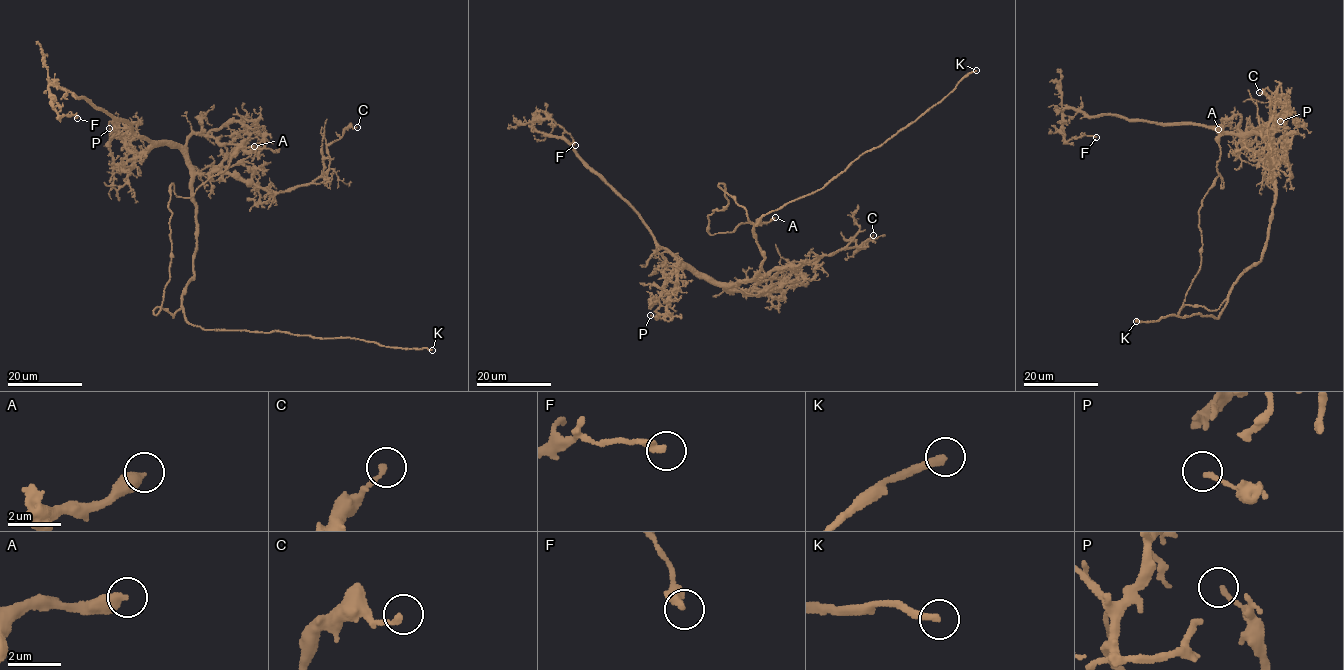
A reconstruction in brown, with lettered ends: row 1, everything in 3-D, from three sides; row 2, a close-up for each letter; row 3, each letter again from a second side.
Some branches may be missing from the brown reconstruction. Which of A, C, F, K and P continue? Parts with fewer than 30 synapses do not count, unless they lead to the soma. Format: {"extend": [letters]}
{"extend": ["K"]}

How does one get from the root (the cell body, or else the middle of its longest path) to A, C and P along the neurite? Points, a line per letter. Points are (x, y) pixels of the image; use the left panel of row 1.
A: (196, 244), (181, 307), (155, 314), (169, 278), (169, 188), (190, 197), (254, 146)
C: (196, 244), (196, 174), (225, 172), (287, 192), (314, 181), (328, 168), (327, 147), (357, 127)
P: (196, 244), (192, 171), (180, 149), (156, 144), (123, 170), (113, 164), (109, 128)

